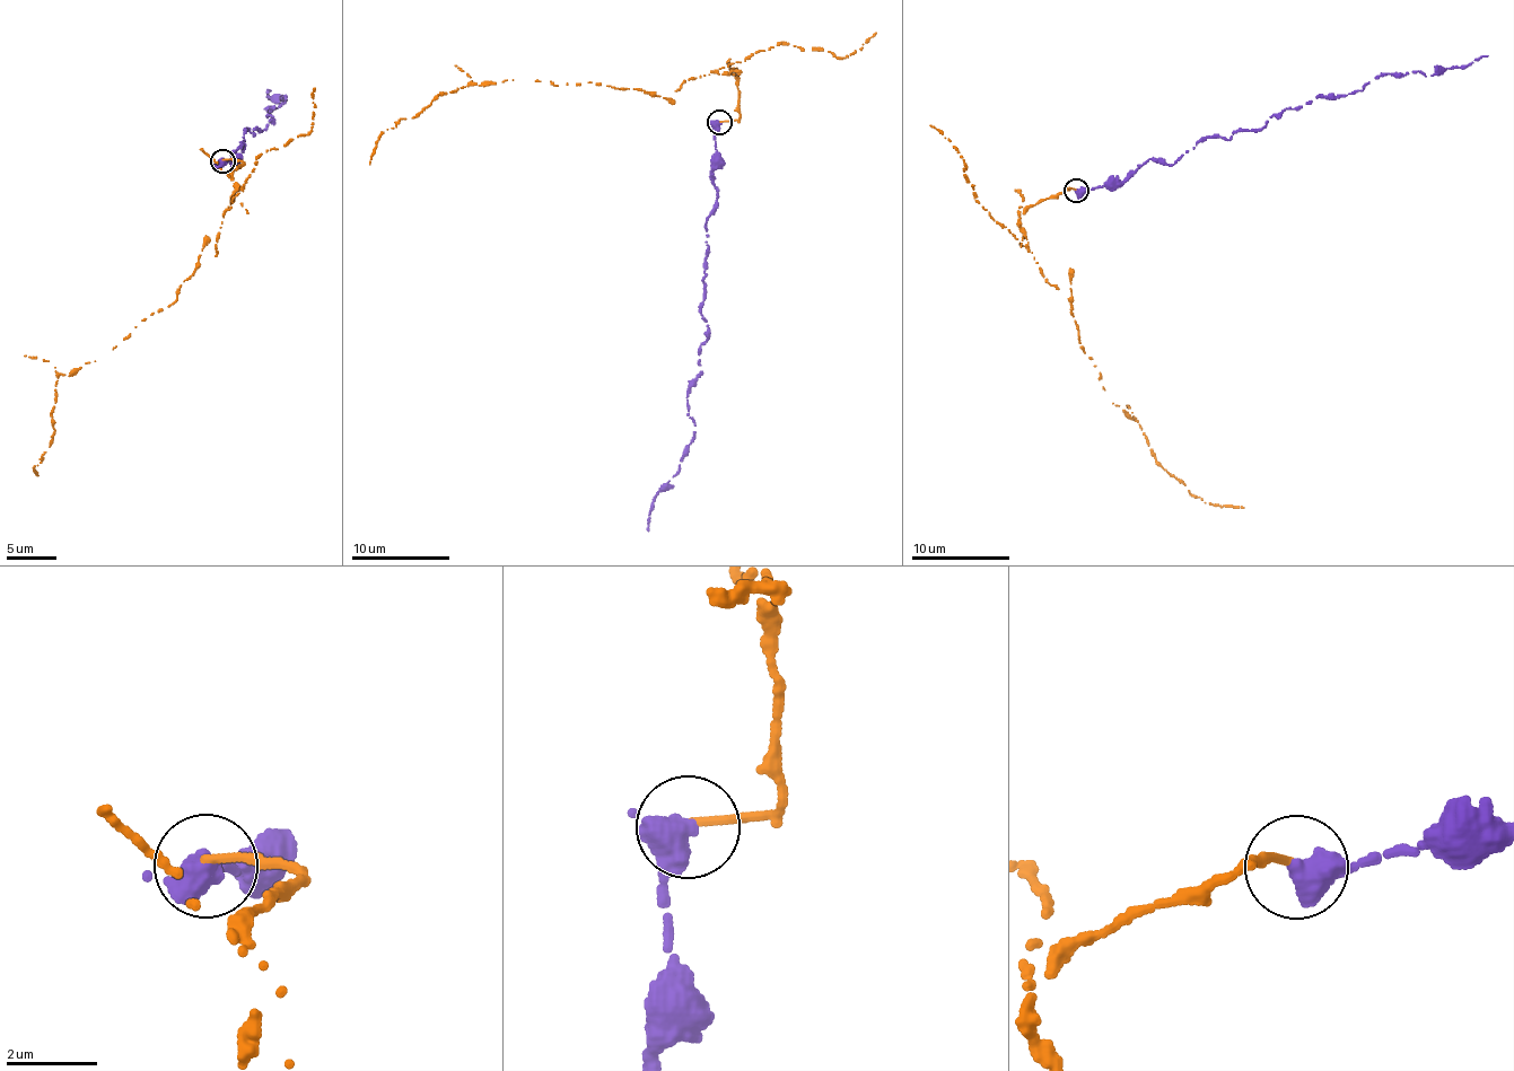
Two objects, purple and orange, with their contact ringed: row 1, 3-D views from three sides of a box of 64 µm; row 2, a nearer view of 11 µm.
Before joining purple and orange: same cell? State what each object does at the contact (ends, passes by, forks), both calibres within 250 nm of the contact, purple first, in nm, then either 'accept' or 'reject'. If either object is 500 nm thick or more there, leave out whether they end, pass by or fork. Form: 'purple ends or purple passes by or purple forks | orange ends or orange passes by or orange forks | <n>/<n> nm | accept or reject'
550/140 nm | reject

